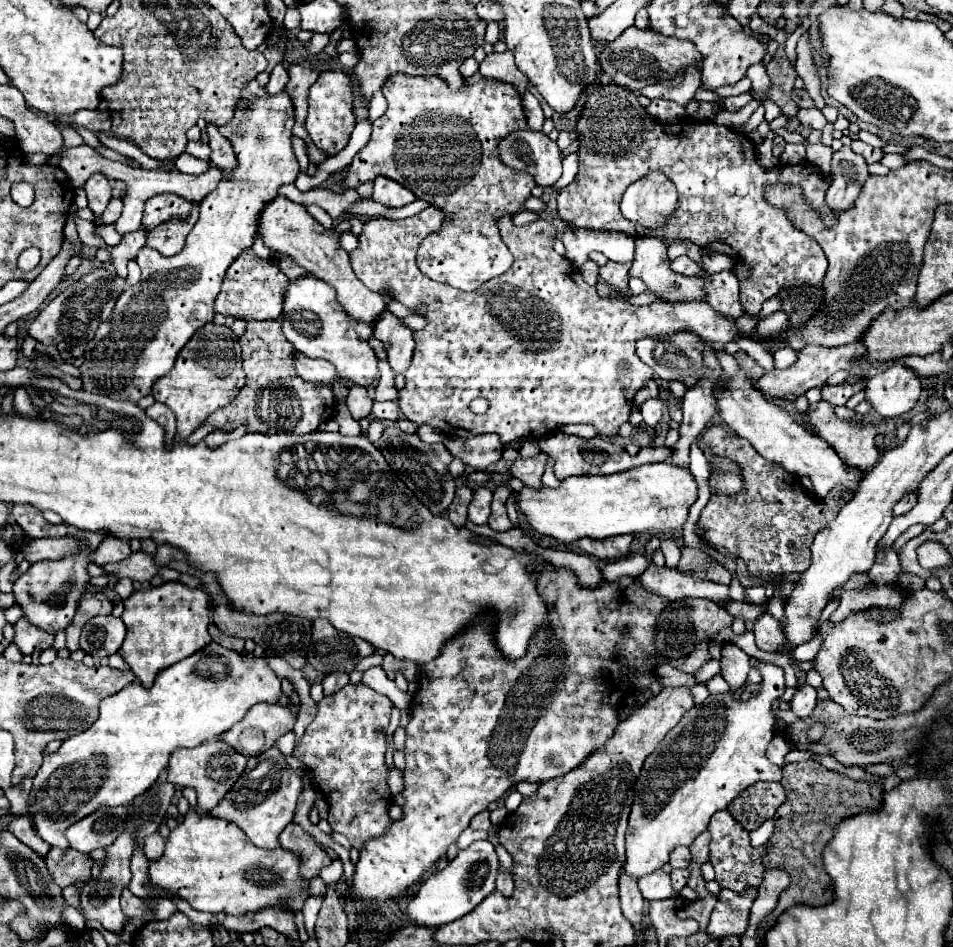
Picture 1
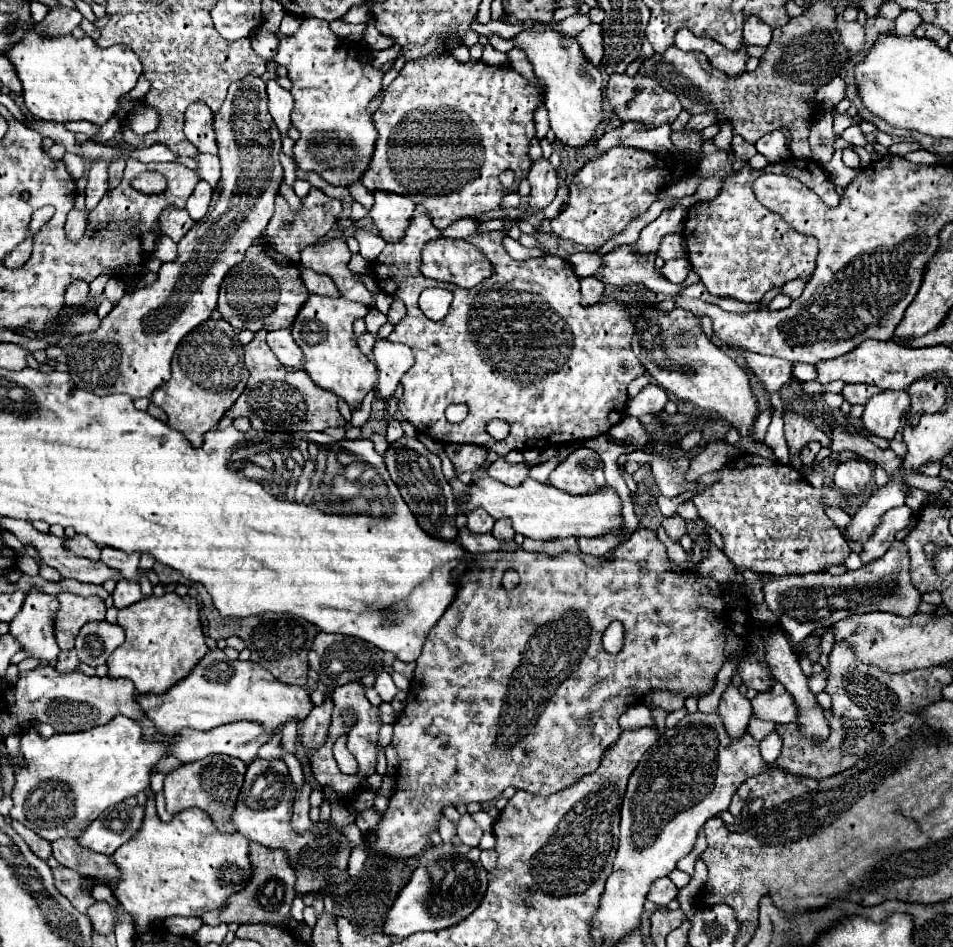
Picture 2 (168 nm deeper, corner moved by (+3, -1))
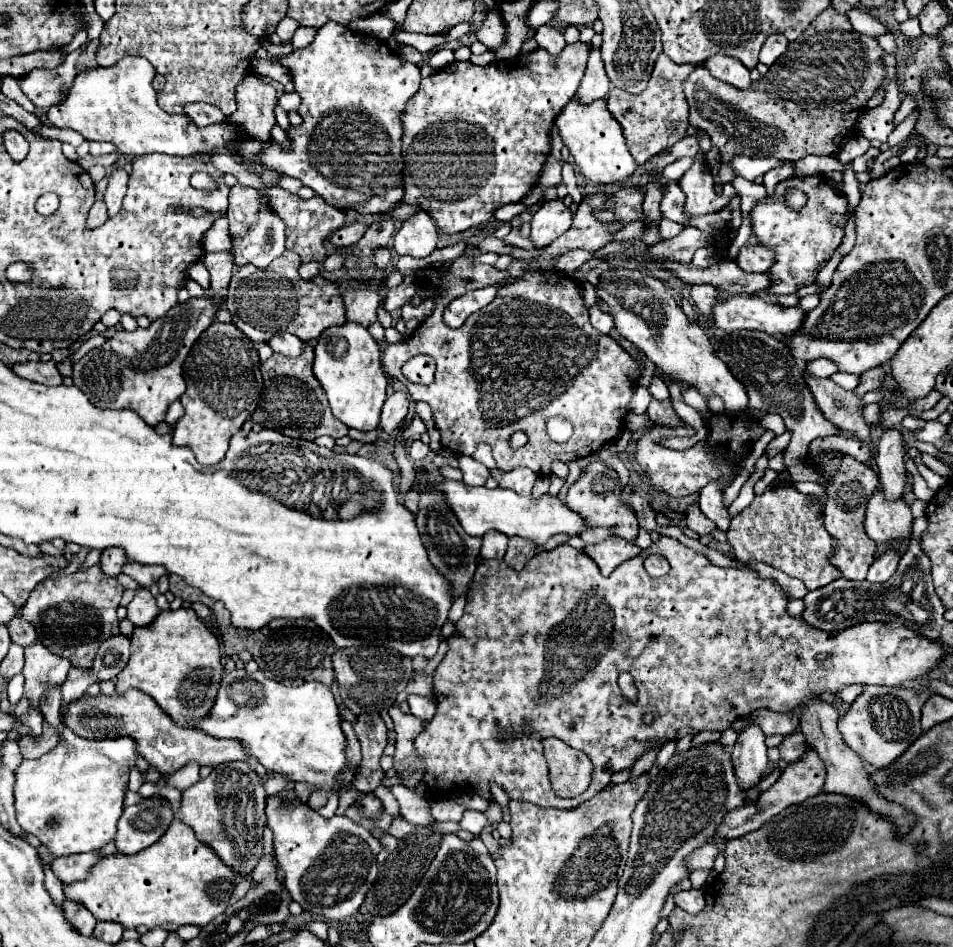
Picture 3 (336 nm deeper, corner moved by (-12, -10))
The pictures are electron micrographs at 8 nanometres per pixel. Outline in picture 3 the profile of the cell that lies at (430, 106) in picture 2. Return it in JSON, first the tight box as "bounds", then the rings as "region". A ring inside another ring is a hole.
{"bounds":[402,42,592,234],"region":[[[576,42],[576,44],[566,44],[562,48],[562,52],[558,56],[552,56],[548,50],[538,48],[534,52],[530,52],[528,56],[516,56],[512,60],[496,60],[492,64],[484,66],[474,66],[470,62],[452,62],[452,66],[446,66],[438,72],[434,72],[428,78],[422,78],[418,92],[406,102],[406,110],[402,112],[402,128],[404,128],[404,136],[402,136],[402,158],[404,158],[404,198],[402,204],[418,204],[420,208],[424,208],[438,224],[438,228],[444,234],[458,234],[462,230],[468,230],[472,226],[478,224],[486,224],[494,218],[494,212],[510,202],[520,202],[530,188],[534,188],[538,184],[538,176],[540,170],[546,162],[546,156],[550,154],[550,128],[554,124],[554,118],[560,114],[560,110],[566,106],[568,100],[572,100],[572,96],[576,94],[580,80],[584,76],[586,70],[586,60],[588,60],[588,52],[592,50],[590,42]]]}

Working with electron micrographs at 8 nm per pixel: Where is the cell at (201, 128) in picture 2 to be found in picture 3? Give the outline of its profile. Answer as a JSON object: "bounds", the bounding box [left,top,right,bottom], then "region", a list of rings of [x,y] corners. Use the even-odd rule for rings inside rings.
{"bounds":[184,104,226,128],"region":[[[190,104],[188,108],[184,108],[186,114],[192,118],[192,122],[198,126],[198,128],[206,128],[210,124],[222,124],[226,122],[226,116],[222,114],[220,108],[212,106],[212,104]]]}

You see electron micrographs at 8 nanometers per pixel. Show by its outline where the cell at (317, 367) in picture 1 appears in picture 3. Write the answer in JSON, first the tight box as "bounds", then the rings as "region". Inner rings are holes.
{"bounds":[268,334,304,358],"region":[[[276,334],[268,340],[268,344],[274,352],[280,352],[288,358],[296,358],[304,352],[304,342],[292,334]]]}

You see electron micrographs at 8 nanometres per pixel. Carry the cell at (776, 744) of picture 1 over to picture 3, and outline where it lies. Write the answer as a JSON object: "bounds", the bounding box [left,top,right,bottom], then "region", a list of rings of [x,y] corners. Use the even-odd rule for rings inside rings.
{"bounds":[778,732,806,764],"region":[[[794,732],[794,734],[786,736],[786,738],[782,740],[782,744],[778,746],[778,750],[780,750],[780,756],[782,756],[782,760],[784,760],[786,764],[796,762],[796,760],[802,756],[802,752],[806,750],[804,734],[802,734],[802,732]]]}

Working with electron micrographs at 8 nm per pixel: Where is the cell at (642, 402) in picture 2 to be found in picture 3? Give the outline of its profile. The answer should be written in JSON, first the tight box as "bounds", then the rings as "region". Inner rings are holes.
{"bounds":[650,376,670,402],"region":[[[654,376],[654,380],[652,380],[652,384],[650,384],[650,394],[652,394],[652,398],[656,398],[658,402],[664,402],[664,400],[670,400],[670,392],[668,392],[668,386],[666,386],[666,382],[660,378],[660,376]]]}

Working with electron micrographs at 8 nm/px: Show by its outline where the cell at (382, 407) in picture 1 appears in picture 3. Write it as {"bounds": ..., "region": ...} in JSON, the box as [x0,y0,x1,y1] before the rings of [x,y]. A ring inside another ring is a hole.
{"bounds":[408,440,430,460],"region":[[[414,440],[412,446],[408,448],[408,454],[410,454],[410,458],[414,458],[414,460],[422,460],[424,456],[428,456],[428,452],[430,452],[430,448],[428,448],[426,444],[422,444],[422,440]]]}

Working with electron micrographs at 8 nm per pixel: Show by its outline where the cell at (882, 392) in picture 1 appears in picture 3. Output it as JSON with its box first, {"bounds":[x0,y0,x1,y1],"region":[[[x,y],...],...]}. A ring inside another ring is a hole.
{"bounds":[876,428,906,498],"region":[[[884,428],[884,434],[878,442],[876,464],[880,472],[880,484],[888,498],[902,498],[906,484],[906,466],[904,466],[904,436],[900,430]]]}

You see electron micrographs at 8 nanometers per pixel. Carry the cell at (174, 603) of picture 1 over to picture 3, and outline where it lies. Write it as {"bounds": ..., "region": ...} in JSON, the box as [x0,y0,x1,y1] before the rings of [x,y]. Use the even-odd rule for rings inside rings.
{"bounds":[116,608,222,728],"region":[[[180,608],[160,612],[148,626],[134,626],[132,656],[118,674],[116,692],[124,694],[128,688],[138,688],[150,694],[178,726],[190,728],[190,722],[196,722],[212,708],[222,676],[216,636],[192,608]]]}

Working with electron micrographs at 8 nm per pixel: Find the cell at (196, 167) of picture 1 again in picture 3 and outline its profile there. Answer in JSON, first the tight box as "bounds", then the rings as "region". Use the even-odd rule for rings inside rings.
{"bounds":[228,184,284,268],"region":[[[236,184],[230,188],[228,194],[230,206],[228,206],[228,218],[230,218],[230,236],[234,236],[234,264],[254,264],[258,268],[266,268],[274,258],[284,254],[284,222],[270,212],[268,208],[258,200],[258,192],[254,188]]]}

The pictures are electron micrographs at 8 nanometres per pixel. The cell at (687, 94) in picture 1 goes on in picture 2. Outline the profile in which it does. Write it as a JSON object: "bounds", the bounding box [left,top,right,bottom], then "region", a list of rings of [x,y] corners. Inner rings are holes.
{"bounds":[605,73,681,129],"region":[[[637,73],[635,77],[629,75],[611,75],[605,85],[605,95],[609,99],[611,109],[617,113],[621,123],[641,123],[649,129],[673,123],[681,113],[681,103],[673,93],[665,90],[657,80]]]}

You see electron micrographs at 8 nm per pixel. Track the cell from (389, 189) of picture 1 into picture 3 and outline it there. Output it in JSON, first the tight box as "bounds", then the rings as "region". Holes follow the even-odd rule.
{"bounds":[394,210,436,258],"region":[[[418,210],[402,222],[400,230],[394,236],[394,250],[398,252],[398,256],[408,254],[414,258],[424,258],[432,254],[432,250],[436,248],[436,240],[436,222],[432,222],[432,218],[424,210]]]}

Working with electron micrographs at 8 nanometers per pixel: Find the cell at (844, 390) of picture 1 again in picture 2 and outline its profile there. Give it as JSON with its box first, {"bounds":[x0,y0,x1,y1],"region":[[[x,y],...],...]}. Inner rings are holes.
{"bounds":[843,384,881,405],"region":[[[846,384],[843,389],[843,395],[845,395],[845,401],[851,403],[851,405],[865,405],[869,401],[869,397],[881,393],[881,389],[873,387],[873,385],[867,384]]]}

